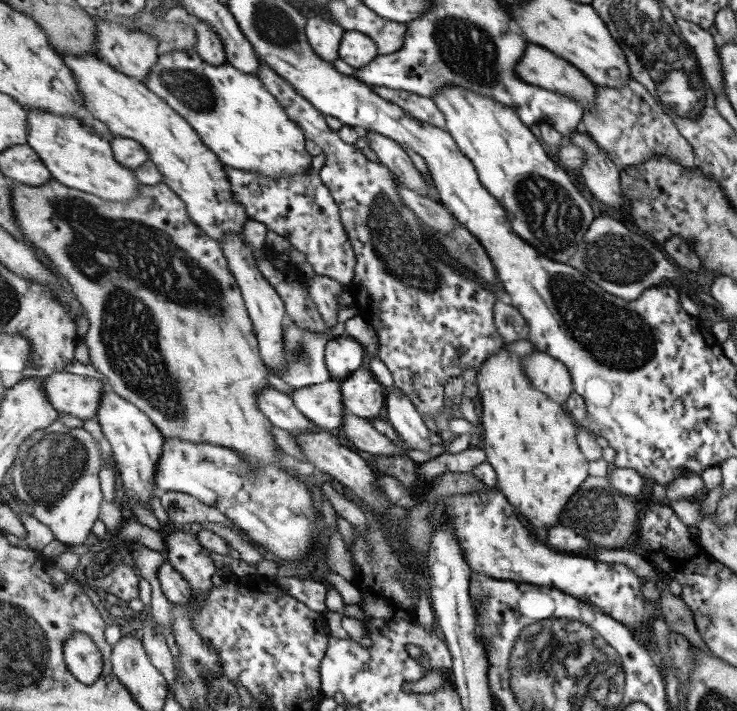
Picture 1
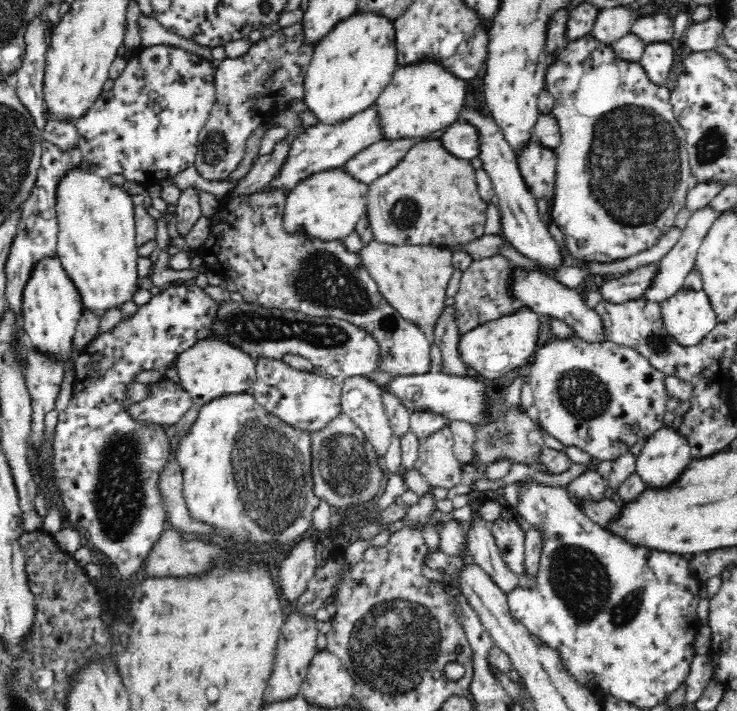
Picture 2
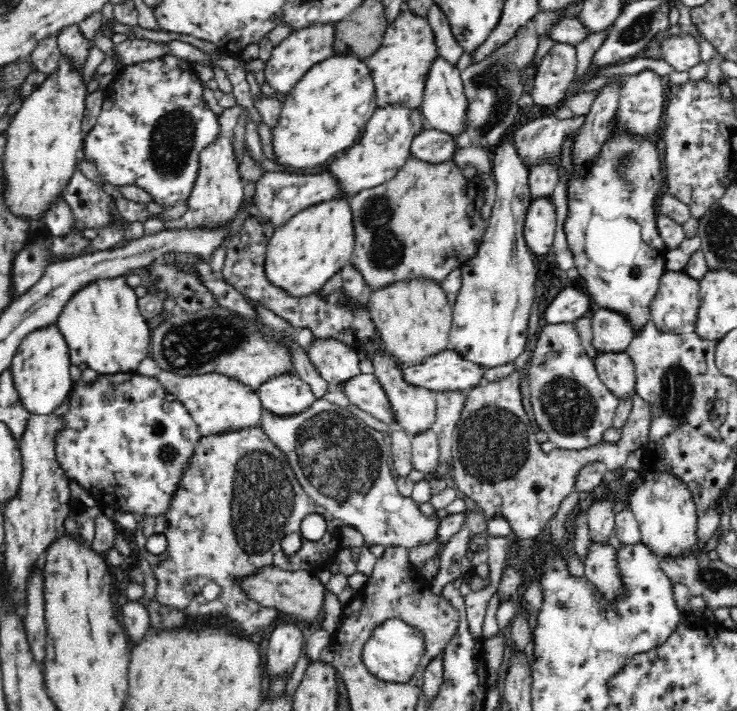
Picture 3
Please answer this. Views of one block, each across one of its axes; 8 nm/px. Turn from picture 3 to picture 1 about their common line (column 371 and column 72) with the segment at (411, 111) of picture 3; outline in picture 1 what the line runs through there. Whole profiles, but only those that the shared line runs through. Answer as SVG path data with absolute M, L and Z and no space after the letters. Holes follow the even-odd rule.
M25 108L29 113L29 145L39 153L55 179L77 190L129 205L140 194L143 183L137 173L116 159L111 142L91 134L79 116L53 114L49 110Z

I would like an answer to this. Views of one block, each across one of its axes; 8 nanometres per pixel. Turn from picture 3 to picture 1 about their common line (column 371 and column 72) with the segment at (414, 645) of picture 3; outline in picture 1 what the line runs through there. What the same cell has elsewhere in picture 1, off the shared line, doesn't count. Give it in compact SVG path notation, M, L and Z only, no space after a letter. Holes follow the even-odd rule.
M75 632L73 638L65 642L65 664L73 671L81 682L87 685L95 683L103 673L101 649L93 642L93 638L85 632Z

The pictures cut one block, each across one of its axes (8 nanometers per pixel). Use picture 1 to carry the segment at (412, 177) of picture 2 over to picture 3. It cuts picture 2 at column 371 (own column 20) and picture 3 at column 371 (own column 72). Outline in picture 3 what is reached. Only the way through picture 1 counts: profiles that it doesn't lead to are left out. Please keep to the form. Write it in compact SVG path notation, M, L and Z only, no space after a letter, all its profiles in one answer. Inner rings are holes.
M411 156L389 181L345 196L354 215L355 247L349 262L354 263L373 291L398 280L426 277L442 282L455 268L475 256L487 229L481 215L481 188L466 178L456 161L431 163Z

